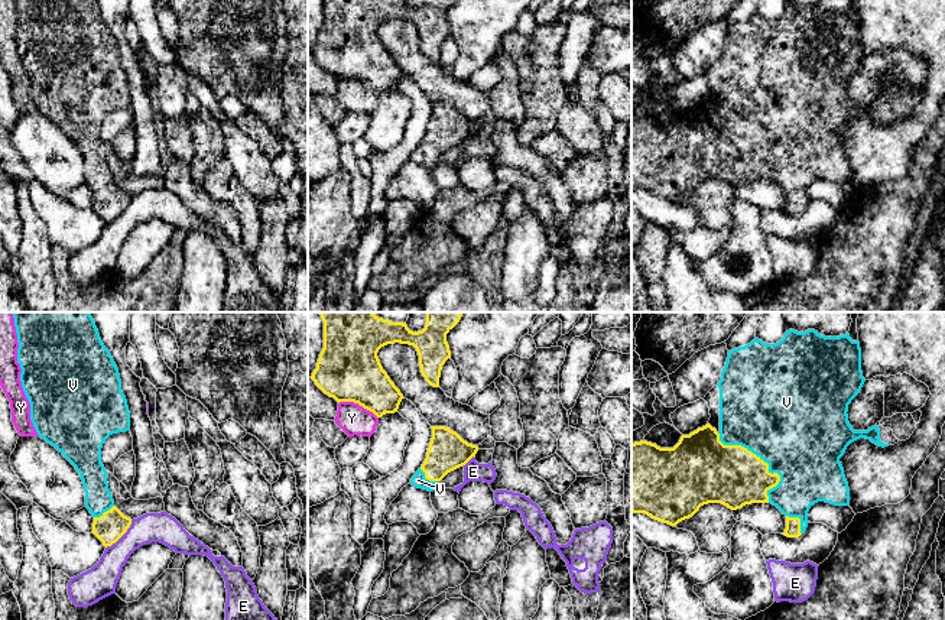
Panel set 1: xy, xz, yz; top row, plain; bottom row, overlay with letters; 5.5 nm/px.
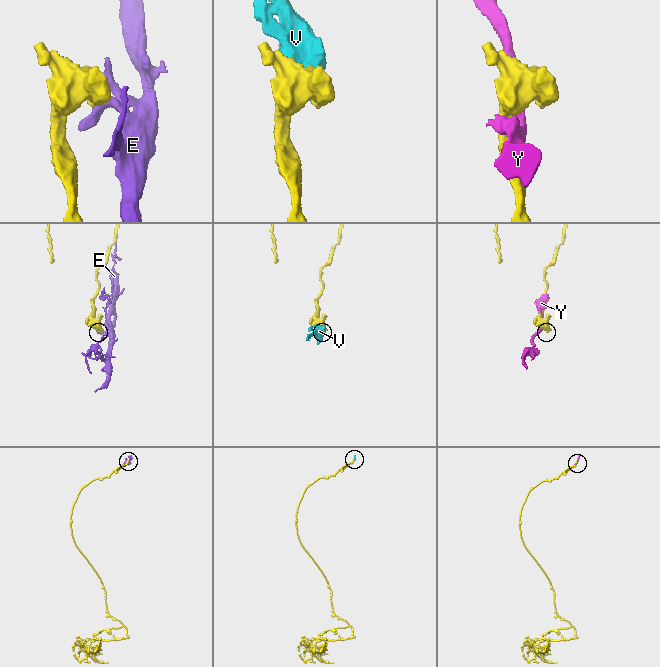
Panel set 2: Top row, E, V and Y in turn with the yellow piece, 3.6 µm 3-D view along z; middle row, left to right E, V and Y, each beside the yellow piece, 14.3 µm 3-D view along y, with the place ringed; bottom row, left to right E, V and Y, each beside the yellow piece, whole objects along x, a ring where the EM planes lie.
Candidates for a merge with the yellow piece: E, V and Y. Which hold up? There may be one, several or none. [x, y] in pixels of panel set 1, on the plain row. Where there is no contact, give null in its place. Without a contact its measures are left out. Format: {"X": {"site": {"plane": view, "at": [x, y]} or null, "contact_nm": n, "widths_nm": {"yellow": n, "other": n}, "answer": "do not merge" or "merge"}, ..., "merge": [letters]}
{"E": {"site": {"plane": "xy", "at": [120, 213]}, "contact_nm": 220, "widths_nm": {"yellow": 160, "other": 160}, "answer": "do not merge"}, "V": {"site": {"plane": "yz", "at": [762, 136]}, "contact_nm": 480, "widths_nm": {"yellow": 340, "other": 500}, "answer": "merge"}, "Y": {"site": {"plane": "xz", "at": [359, 80]}, "contact_nm": 240, "widths_nm": {"yellow": 360, "other": 170}, "answer": "do not merge"}, "merge": ["V"]}

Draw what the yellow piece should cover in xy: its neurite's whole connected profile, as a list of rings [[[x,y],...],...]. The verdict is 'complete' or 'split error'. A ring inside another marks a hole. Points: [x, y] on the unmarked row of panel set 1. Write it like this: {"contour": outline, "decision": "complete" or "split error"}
{"contour": [[[14,0],[20,58],[30,79],[30,97],[38,111],[55,123],[79,149],[85,184],[94,194],[92,208],[111,223],[130,204],[131,195],[116,182],[101,139],[104,117],[130,107],[130,88],[121,68],[118,45],[104,23],[95,0]]], "decision": "split error"}

